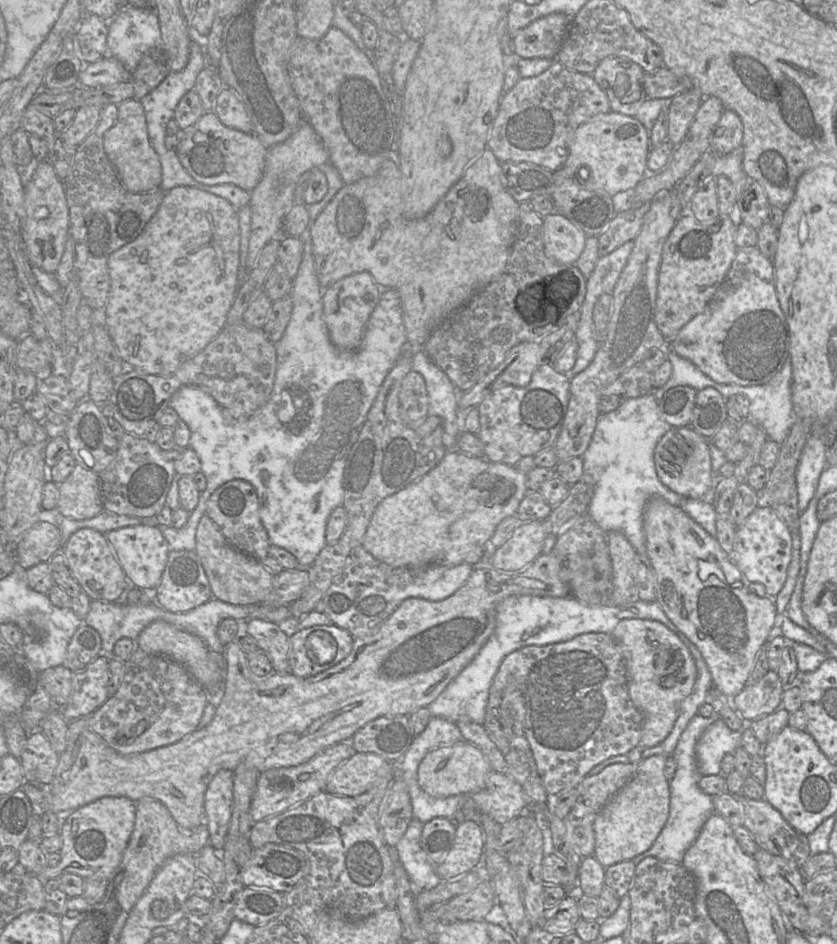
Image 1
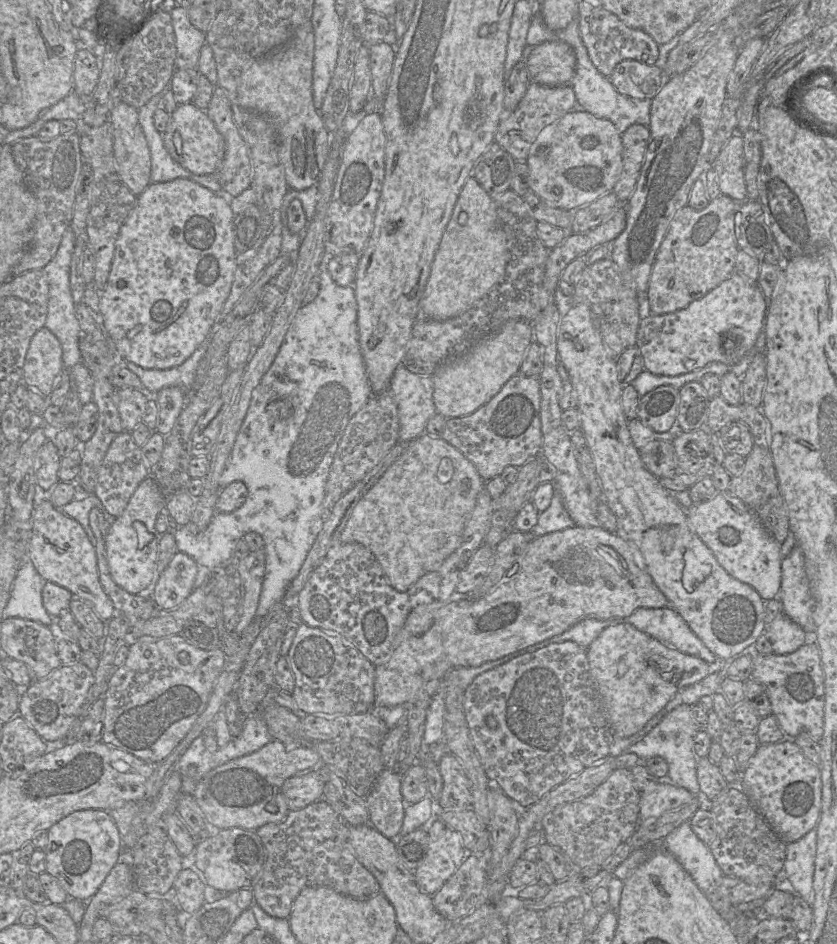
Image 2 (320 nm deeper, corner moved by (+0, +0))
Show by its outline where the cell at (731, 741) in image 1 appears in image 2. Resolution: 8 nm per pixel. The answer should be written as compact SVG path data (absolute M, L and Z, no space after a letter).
M681 704L624 752L634 753L643 761L654 756L662 757L668 765L667 777L672 781L672 785L685 788L691 794L698 795L700 793L696 772L698 758L694 752L694 739L701 729L704 729L704 726L691 717L690 706Z

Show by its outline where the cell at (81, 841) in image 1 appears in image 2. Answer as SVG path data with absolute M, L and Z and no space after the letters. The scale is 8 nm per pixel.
M102 809L75 811L48 830L46 872L56 877L69 897L87 902L121 860L122 839L114 819Z

